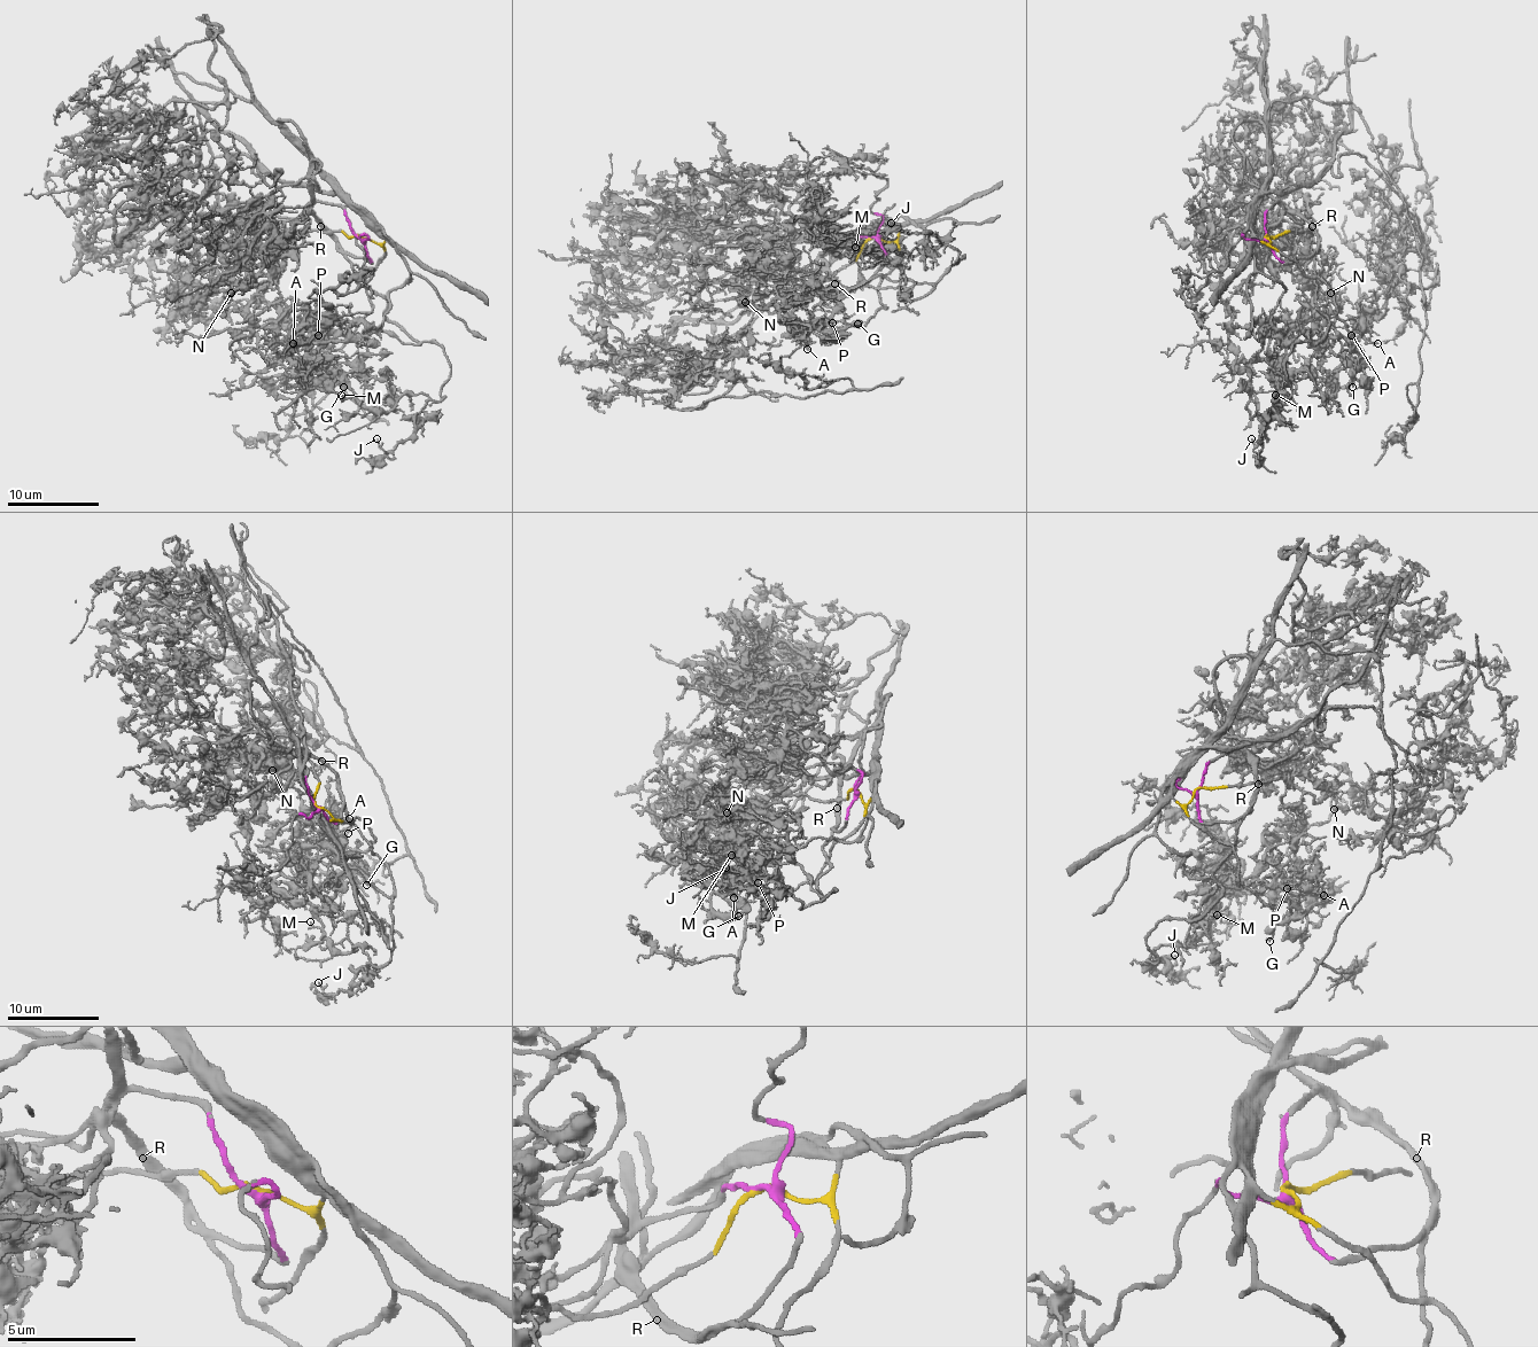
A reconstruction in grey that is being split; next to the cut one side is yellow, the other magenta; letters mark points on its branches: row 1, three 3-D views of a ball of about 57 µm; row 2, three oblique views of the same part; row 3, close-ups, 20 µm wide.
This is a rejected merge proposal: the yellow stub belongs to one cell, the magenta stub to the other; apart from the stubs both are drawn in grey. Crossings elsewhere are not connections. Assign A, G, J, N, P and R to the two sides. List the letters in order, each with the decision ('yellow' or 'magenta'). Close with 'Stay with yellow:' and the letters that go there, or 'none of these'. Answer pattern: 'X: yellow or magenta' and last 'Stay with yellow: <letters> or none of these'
A: yellow
G: yellow
J: magenta
N: yellow
P: yellow
R: magenta
Stay with yellow: A, G, N, P

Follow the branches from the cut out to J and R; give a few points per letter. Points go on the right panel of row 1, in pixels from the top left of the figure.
J: (1266, 238), (1282, 261), (1312, 258), (1328, 332), (1298, 341), (1289, 397), (1255, 452), (1252, 438)
R: (1266, 238), (1266, 212), (1278, 201), (1298, 212), (1312, 226)

